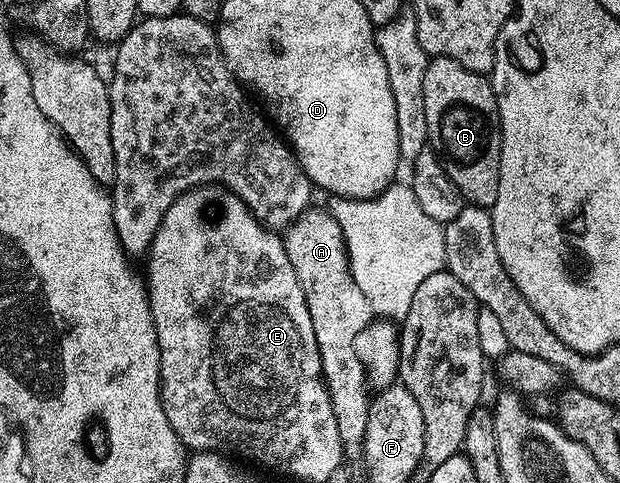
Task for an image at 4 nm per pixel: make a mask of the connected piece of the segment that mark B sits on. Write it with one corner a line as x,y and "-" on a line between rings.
430,57
424,71
424,115
428,123
426,140
448,179
469,204
494,205
502,129
498,125
498,100
494,98
493,84
483,74
468,71
452,59

